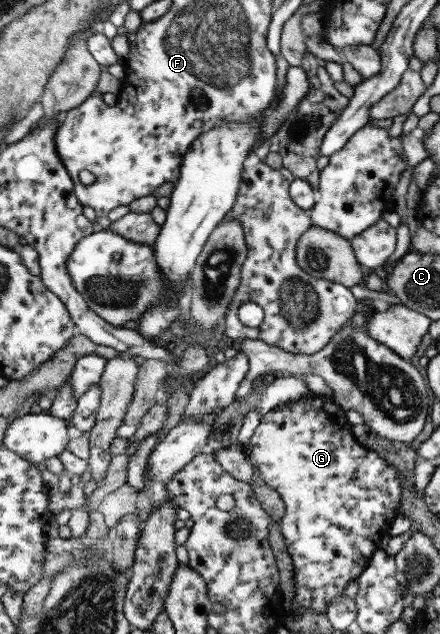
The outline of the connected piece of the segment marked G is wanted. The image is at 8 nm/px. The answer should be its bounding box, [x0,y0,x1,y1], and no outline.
[243,395,403,618]

